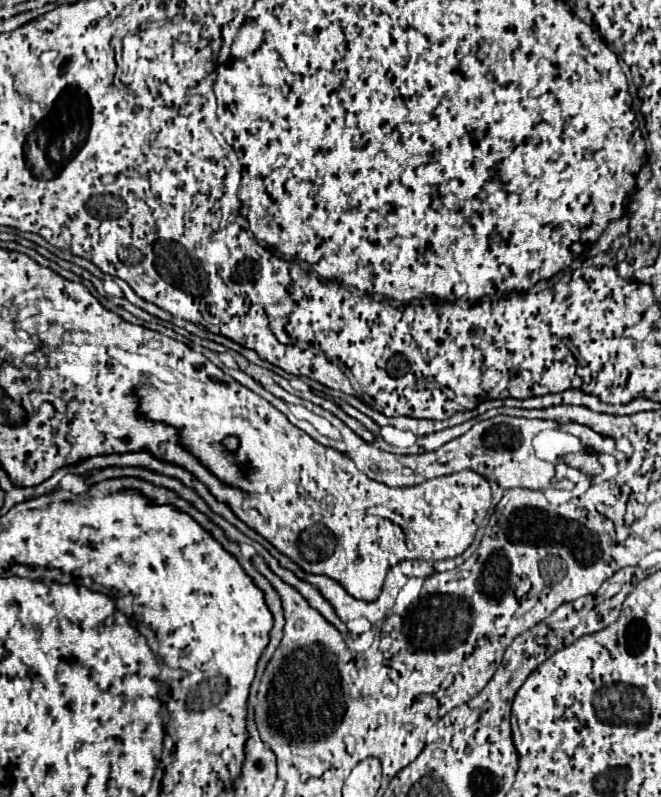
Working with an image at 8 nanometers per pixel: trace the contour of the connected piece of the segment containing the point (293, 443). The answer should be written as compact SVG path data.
M257 409L257 417L253 413L251 417L245 419L249 419L251 425L277 447L277 453L283 457L289 469L285 483L277 491L265 493L271 495L269 497L271 501L257 505L257 509L265 509L259 511L259 515L265 521L269 519L267 521L269 529L265 537L275 549L293 559L303 571L327 575L339 581L351 597L373 601L377 599L383 579L393 565L413 559L425 561L453 559L459 557L473 543L477 527L481 519L487 515L487 509L491 505L491 487L487 479L481 477L479 473L459 471L445 477L423 481L421 485L413 487L403 489L387 487L357 471L355 463L345 453L339 453L331 447L323 447L317 441L313 441L307 433L291 425L281 411L267 413L267 409Z

